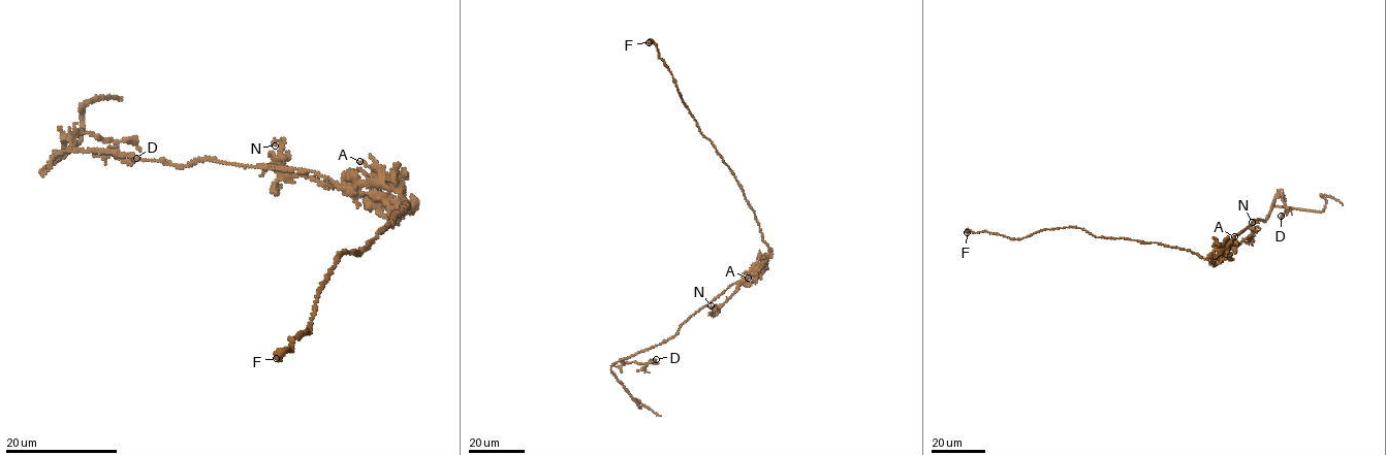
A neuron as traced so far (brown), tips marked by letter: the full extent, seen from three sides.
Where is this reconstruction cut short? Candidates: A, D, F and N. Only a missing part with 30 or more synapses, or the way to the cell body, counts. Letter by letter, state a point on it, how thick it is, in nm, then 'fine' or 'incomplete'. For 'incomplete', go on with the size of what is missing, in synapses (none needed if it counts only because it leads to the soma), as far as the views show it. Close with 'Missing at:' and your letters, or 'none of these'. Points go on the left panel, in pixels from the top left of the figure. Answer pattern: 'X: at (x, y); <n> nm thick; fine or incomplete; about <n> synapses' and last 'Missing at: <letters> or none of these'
A: at (359, 161); 240 nm thick; fine
D: at (136, 158); 280 nm thick; fine
F: at (276, 358); 800 nm thick; fine
N: at (275, 145); 110 nm thick; fine
Missing at: none of these

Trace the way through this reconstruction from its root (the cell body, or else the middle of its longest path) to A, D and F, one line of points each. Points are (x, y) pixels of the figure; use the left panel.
A: (397, 203), (402, 200), (401, 192), (359, 161)
D: (397, 203), (309, 171), (203, 158), (171, 165), (70, 143), (90, 131), (117, 145), (116, 157), (136, 158)
F: (397, 203), (409, 213), (416, 200), (360, 255), (341, 253), (310, 332), (276, 358)

